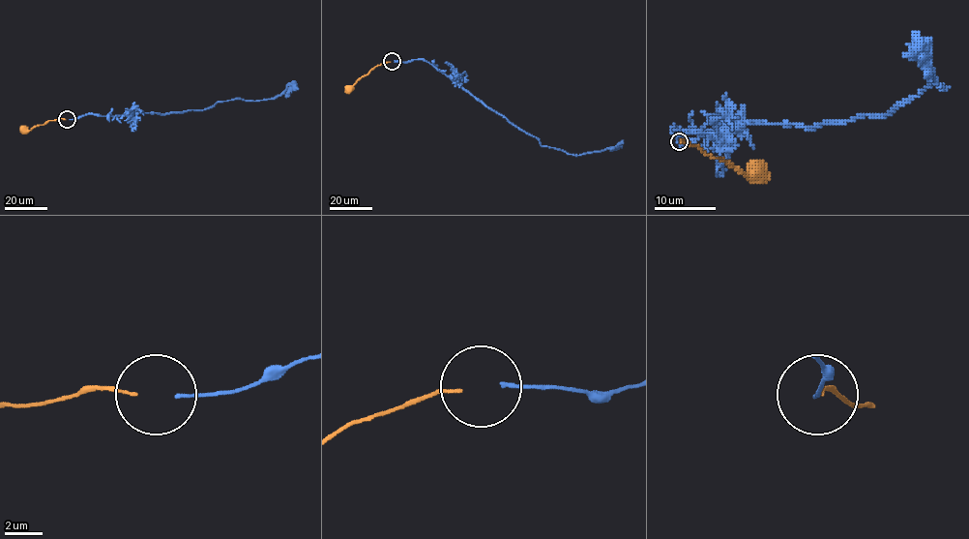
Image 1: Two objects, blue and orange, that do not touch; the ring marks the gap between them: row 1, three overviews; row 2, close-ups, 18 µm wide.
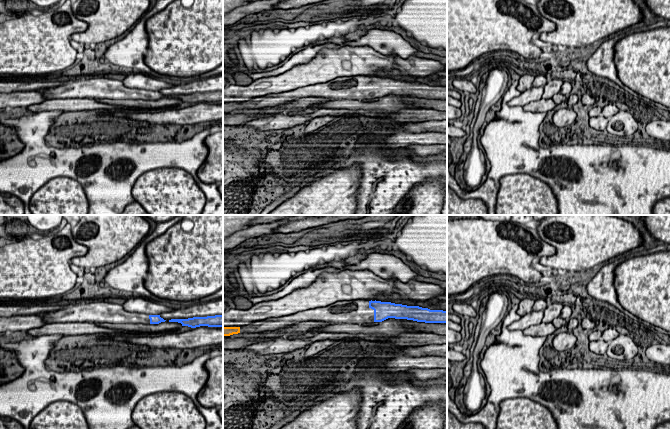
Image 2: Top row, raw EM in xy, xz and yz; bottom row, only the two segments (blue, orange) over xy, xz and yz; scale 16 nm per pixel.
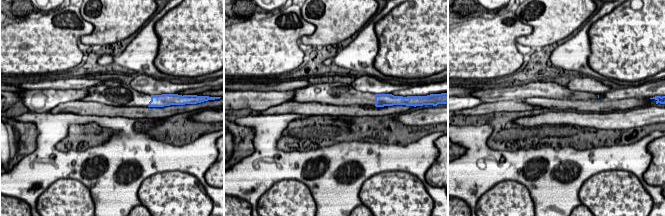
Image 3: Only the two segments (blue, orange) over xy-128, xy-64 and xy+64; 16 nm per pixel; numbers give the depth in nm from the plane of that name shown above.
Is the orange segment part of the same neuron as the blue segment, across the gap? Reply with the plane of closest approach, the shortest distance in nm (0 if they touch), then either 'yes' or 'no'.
nearest in xz; 2100 nm apart; yes

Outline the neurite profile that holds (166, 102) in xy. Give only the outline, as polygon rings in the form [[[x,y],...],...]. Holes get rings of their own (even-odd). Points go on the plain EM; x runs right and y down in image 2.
[[[161,98],[159,100],[111,100],[111,99],[103,99],[98,102],[104,104],[110,104],[115,106],[123,106],[123,107],[134,107],[139,109],[161,109],[168,108],[171,106],[178,106],[182,103],[181,99],[178,98]]]

